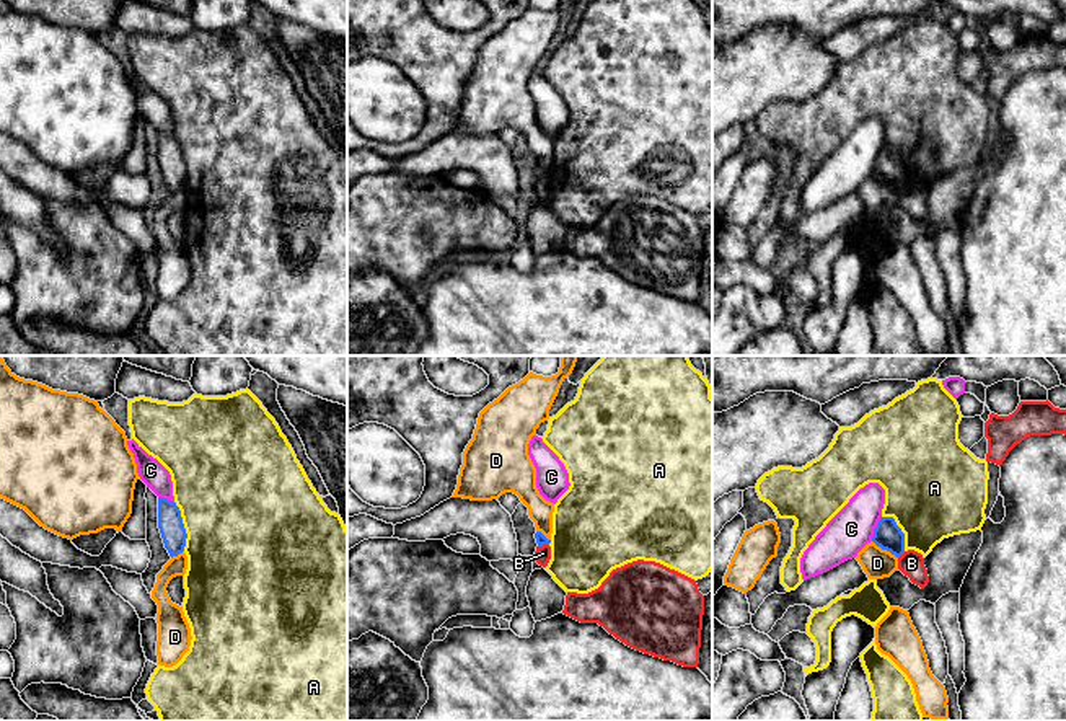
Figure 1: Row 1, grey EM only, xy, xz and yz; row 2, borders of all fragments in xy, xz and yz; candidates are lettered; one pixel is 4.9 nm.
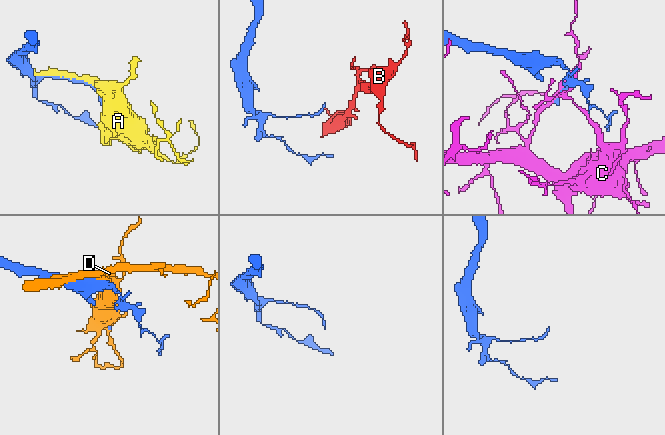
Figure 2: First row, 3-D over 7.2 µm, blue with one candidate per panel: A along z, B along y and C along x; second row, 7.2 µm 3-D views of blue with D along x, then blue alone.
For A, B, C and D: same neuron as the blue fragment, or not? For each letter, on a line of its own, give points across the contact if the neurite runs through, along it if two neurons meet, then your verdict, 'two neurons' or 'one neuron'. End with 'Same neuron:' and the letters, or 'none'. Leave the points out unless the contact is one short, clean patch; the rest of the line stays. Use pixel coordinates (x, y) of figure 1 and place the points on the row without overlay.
A: two neurons
B: border along yz (905, 186), (898, 193); two neurons
C: two neurons
D: two neurons
Same neuron: none

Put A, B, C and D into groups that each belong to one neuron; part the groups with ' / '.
A / B / C / D

